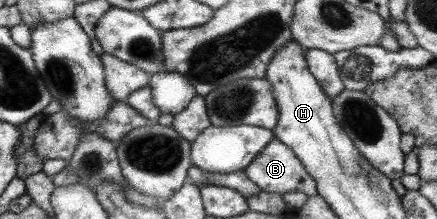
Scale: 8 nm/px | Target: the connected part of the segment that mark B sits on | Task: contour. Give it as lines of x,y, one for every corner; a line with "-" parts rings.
272,137
266,147
262,149
243,169
246,177
256,184
256,188
267,193
276,193
282,196
286,192
298,191
306,194
307,197
316,195
314,179
304,170
296,155
285,147
280,140

